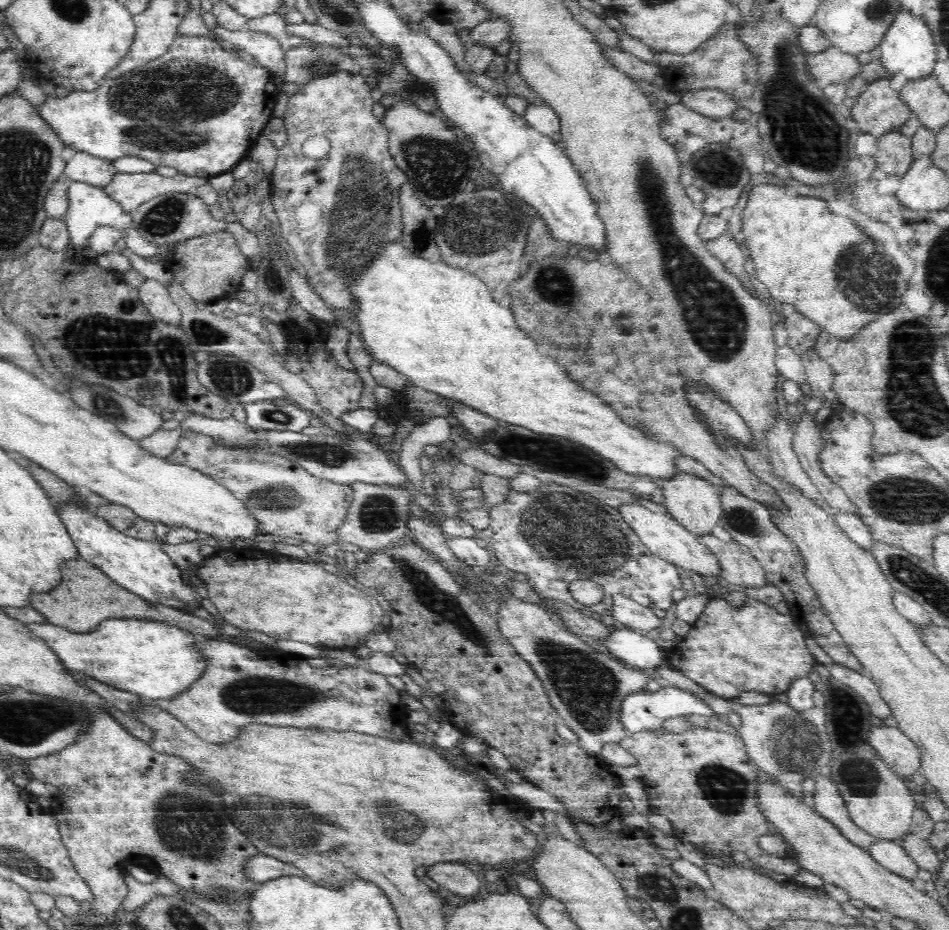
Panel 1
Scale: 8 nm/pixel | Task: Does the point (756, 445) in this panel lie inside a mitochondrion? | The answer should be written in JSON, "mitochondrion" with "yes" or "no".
{"mitochondrion":"no"}

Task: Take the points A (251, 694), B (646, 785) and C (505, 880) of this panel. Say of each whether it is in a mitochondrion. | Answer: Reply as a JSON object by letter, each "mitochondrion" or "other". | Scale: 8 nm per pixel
{"A":"mitochondrion","B":"other","C":"other"}

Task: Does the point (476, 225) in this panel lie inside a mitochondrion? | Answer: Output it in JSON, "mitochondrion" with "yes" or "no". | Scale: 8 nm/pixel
{"mitochondrion":"yes"}

